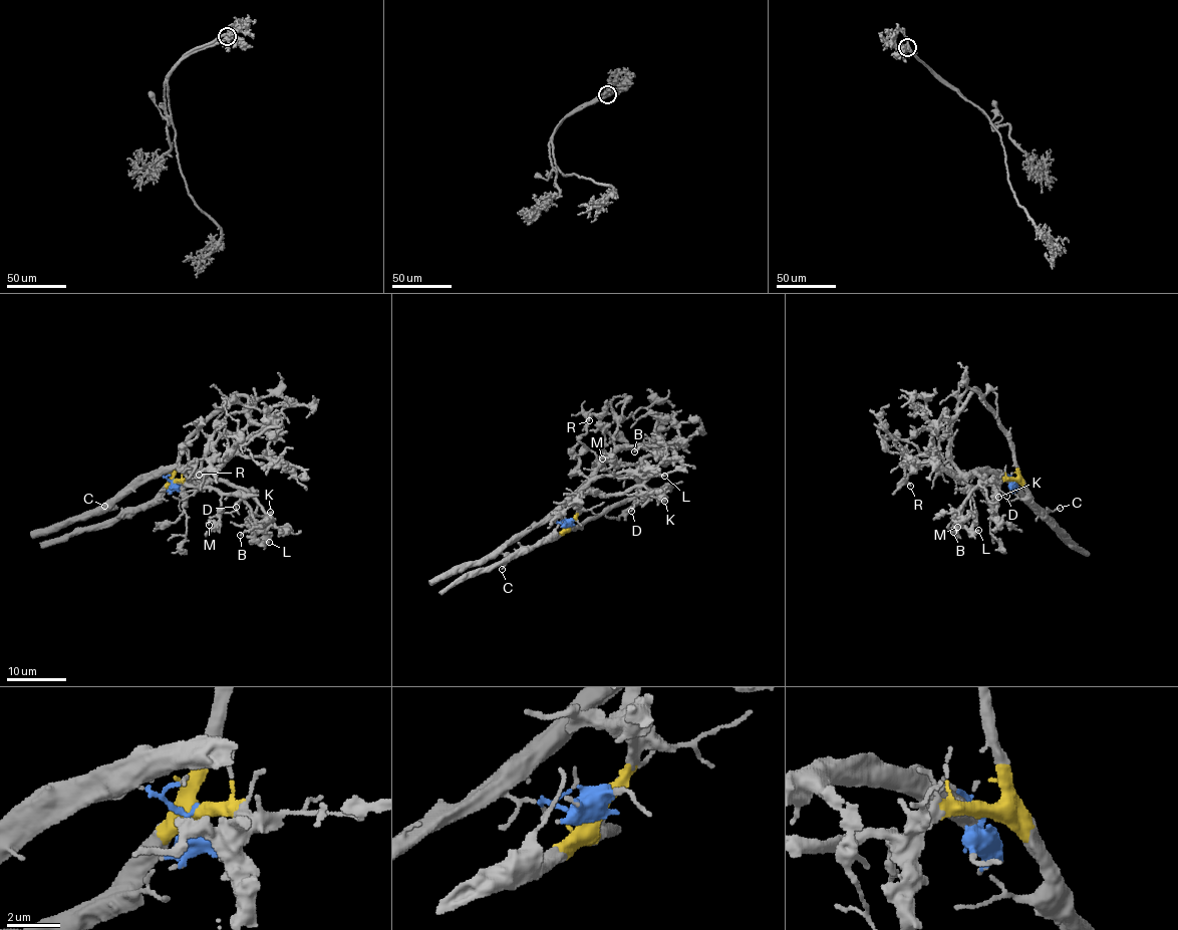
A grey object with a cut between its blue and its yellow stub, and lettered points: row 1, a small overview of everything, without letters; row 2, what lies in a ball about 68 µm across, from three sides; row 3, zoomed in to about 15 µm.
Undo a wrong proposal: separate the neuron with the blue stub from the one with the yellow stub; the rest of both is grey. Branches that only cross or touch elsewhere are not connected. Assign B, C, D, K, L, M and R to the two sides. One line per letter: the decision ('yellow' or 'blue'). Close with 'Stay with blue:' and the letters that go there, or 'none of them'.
B: blue
C: blue
D: blue
K: blue
L: yellow
M: yellow
R: yellow
Stay with blue: B, C, D, K

